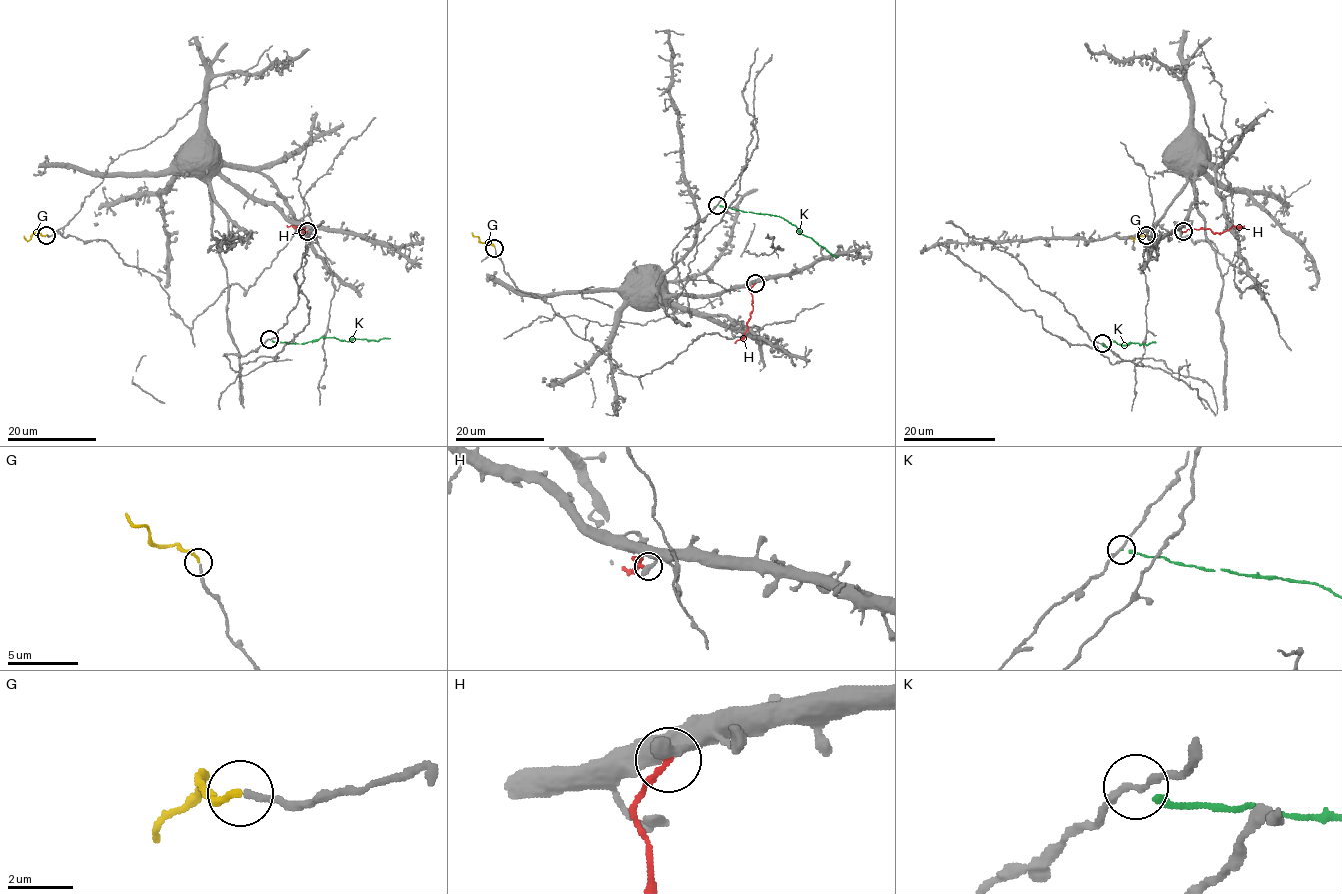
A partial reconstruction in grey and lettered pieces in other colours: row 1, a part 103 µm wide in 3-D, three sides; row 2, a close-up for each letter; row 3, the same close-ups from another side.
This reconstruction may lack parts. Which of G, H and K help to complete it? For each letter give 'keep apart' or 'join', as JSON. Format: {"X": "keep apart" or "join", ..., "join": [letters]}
{"G": "join", "H": "keep apart", "K": "keep apart", "join": ["G"]}

